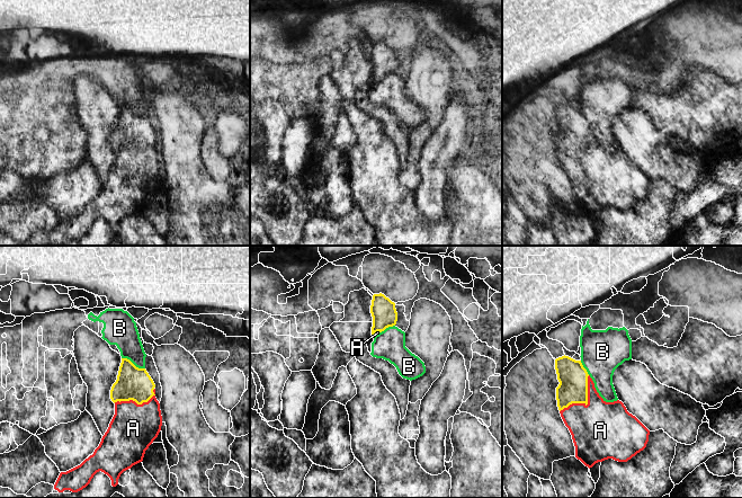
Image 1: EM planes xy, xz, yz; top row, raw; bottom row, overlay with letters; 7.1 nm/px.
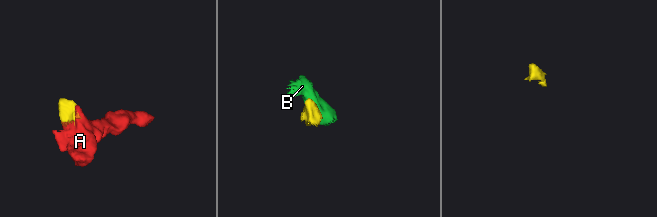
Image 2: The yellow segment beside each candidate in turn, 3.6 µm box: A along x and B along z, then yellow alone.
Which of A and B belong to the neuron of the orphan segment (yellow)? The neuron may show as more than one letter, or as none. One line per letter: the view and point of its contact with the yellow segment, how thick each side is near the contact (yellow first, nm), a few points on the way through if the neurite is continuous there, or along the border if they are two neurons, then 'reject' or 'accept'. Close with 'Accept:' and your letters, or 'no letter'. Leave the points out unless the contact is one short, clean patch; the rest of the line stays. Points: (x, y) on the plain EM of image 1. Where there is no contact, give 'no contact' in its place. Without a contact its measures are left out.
A: contact yz (587, 150); calibres 200 and 420 nm; accept
B: contact xy (132, 110); calibres 240 and 220 nm; border xy (122, 105), (126, 105), (136, 114), (144, 116); reject
Accept: A

